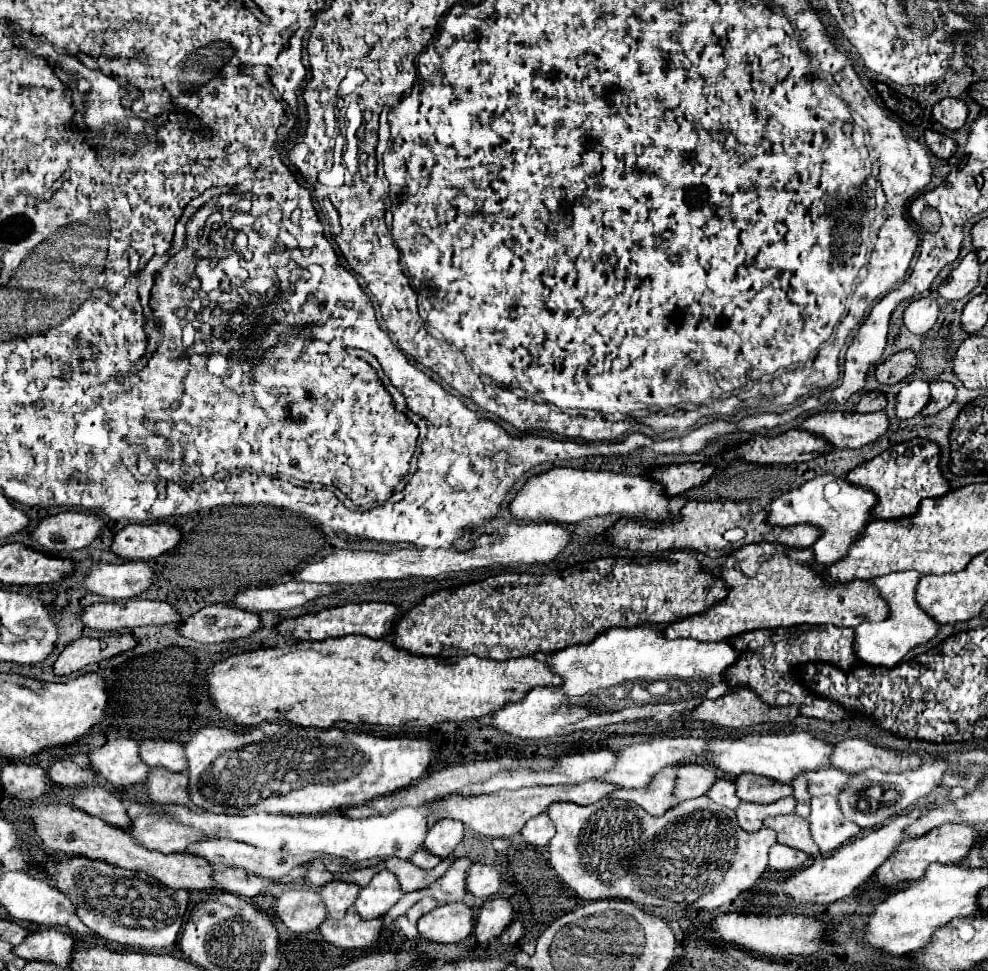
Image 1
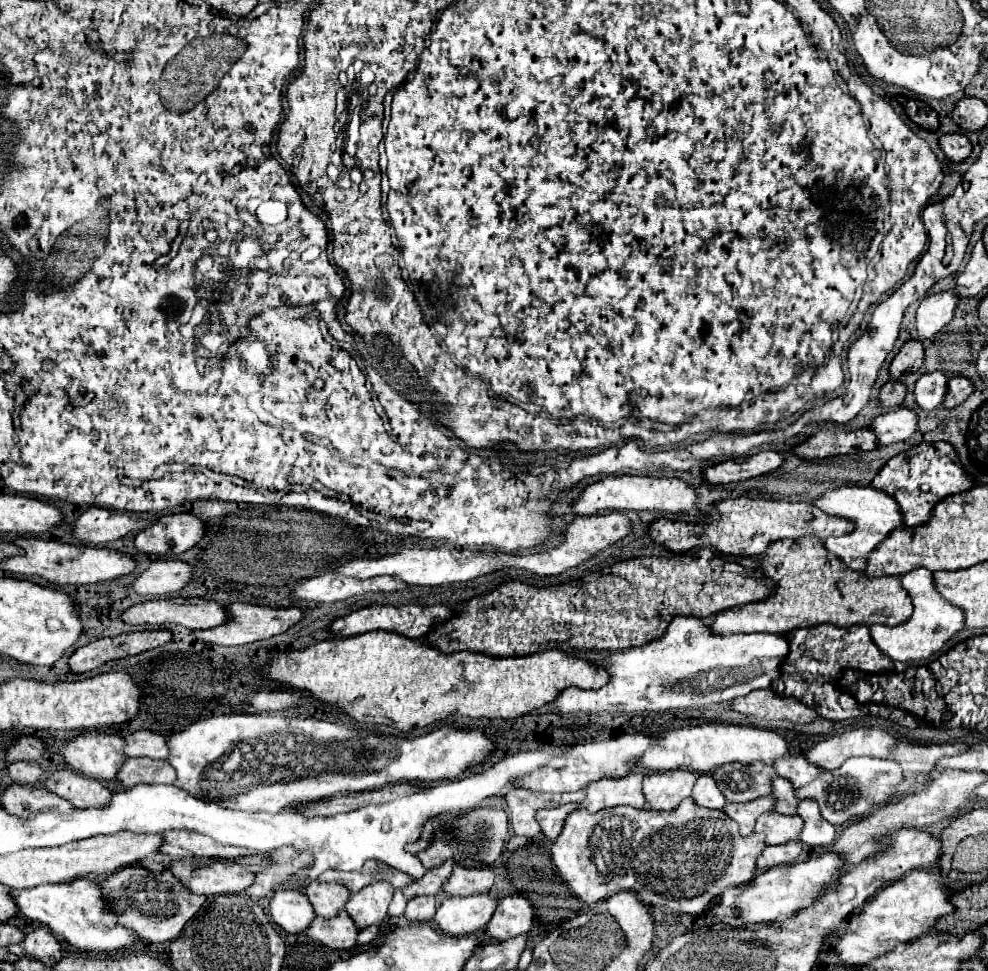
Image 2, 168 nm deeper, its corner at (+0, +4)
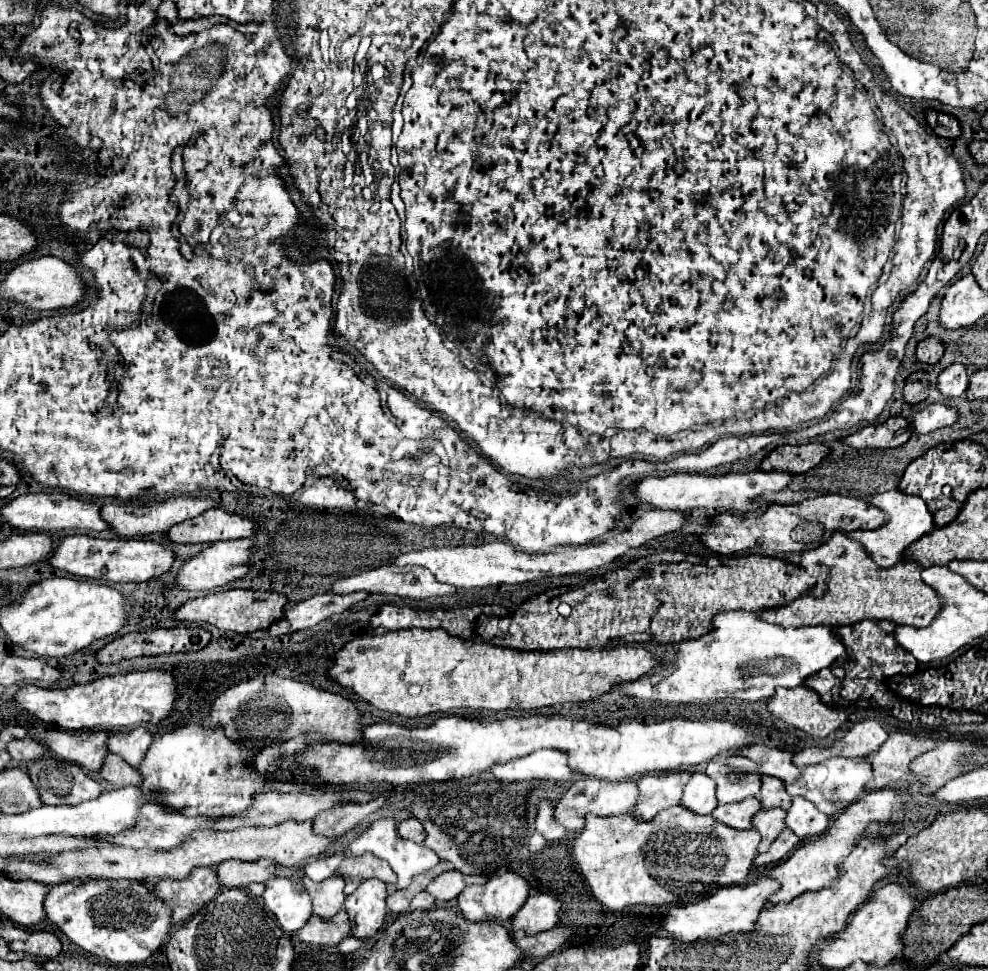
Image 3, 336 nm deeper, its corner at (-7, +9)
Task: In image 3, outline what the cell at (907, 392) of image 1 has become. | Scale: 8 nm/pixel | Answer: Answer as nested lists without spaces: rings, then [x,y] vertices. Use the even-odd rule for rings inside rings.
[[[960,363],[948,365],[936,379],[936,389],[948,399],[964,395],[966,387],[968,387],[968,369]]]

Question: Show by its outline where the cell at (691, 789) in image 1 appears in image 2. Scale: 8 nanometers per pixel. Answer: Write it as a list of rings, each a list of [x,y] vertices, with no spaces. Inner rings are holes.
[[[657,772],[643,778],[643,794],[649,810],[673,810],[693,790],[697,780],[695,772]]]

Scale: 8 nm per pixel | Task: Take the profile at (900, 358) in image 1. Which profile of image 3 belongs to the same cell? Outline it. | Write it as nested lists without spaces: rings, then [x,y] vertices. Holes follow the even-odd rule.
[[[928,337],[918,343],[916,359],[920,363],[938,363],[942,357],[942,351],[944,351],[944,345],[936,337]]]

